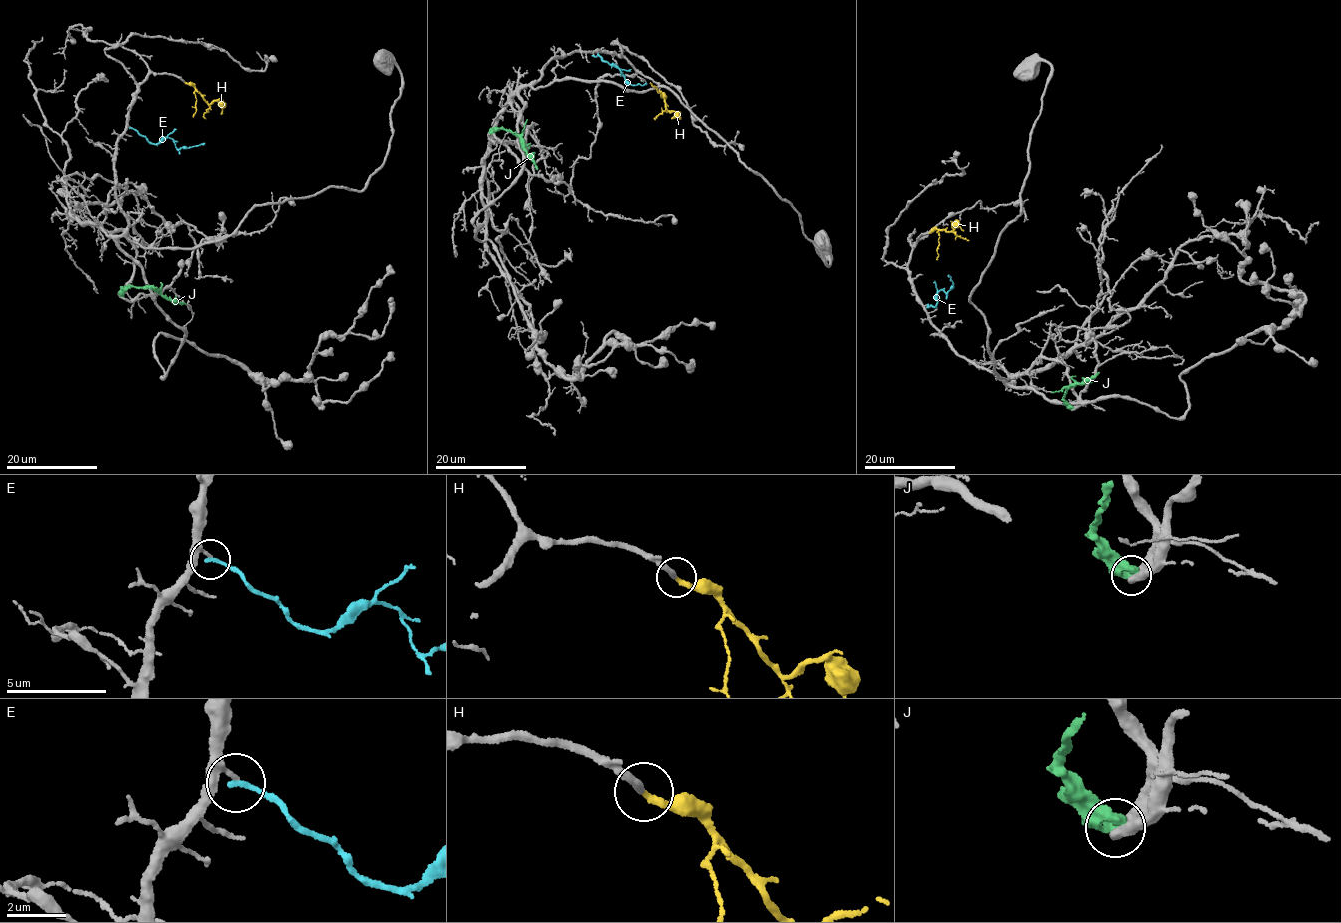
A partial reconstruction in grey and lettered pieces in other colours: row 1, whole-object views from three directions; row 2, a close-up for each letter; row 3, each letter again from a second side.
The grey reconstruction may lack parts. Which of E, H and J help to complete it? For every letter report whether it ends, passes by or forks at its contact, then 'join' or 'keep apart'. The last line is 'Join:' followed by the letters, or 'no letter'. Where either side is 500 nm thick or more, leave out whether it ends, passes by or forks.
E: it ends; keep apart
H: it ends; join
J: it ends; keep apart
Join: H

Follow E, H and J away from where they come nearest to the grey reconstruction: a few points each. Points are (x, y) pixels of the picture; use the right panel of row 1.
E: (927, 305), (935, 306), (938, 292), (942, 290), (947, 294), (953, 283), (948, 274)
H: (929, 232), (941, 229), (952, 231), (953, 223), (963, 231)
J: (1072, 408), (1063, 400), (1064, 394), (1070, 387), (1090, 381), (1099, 372)

